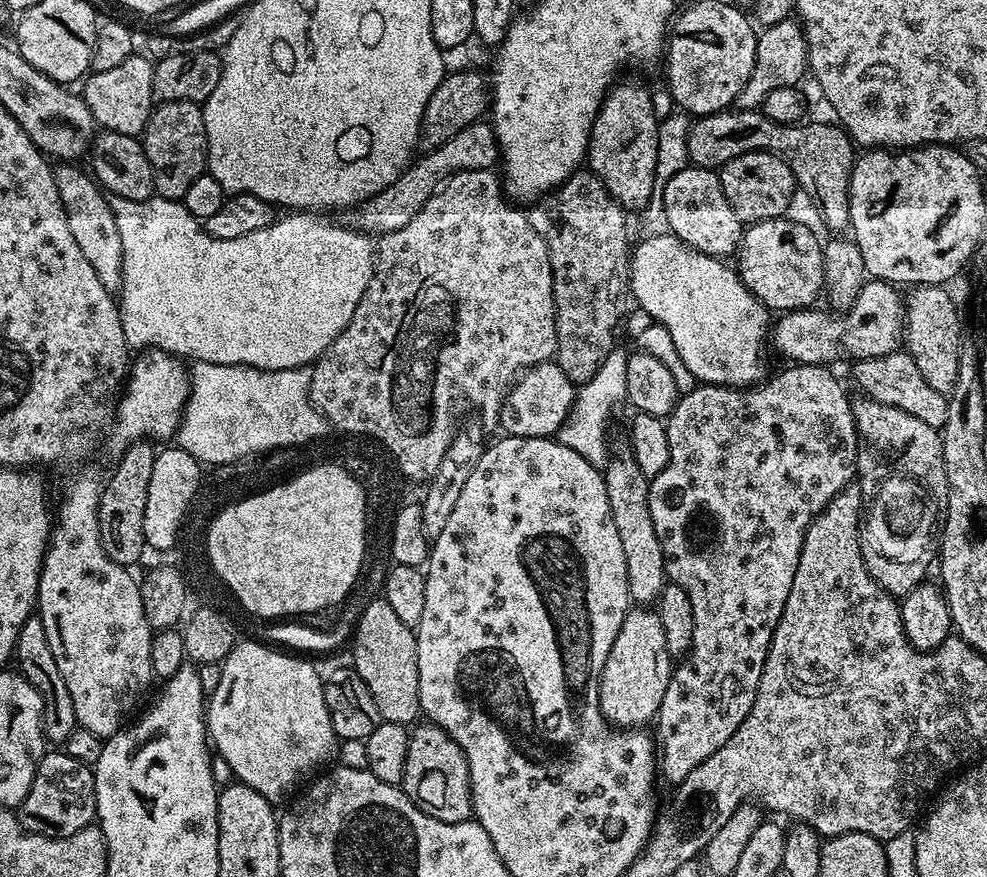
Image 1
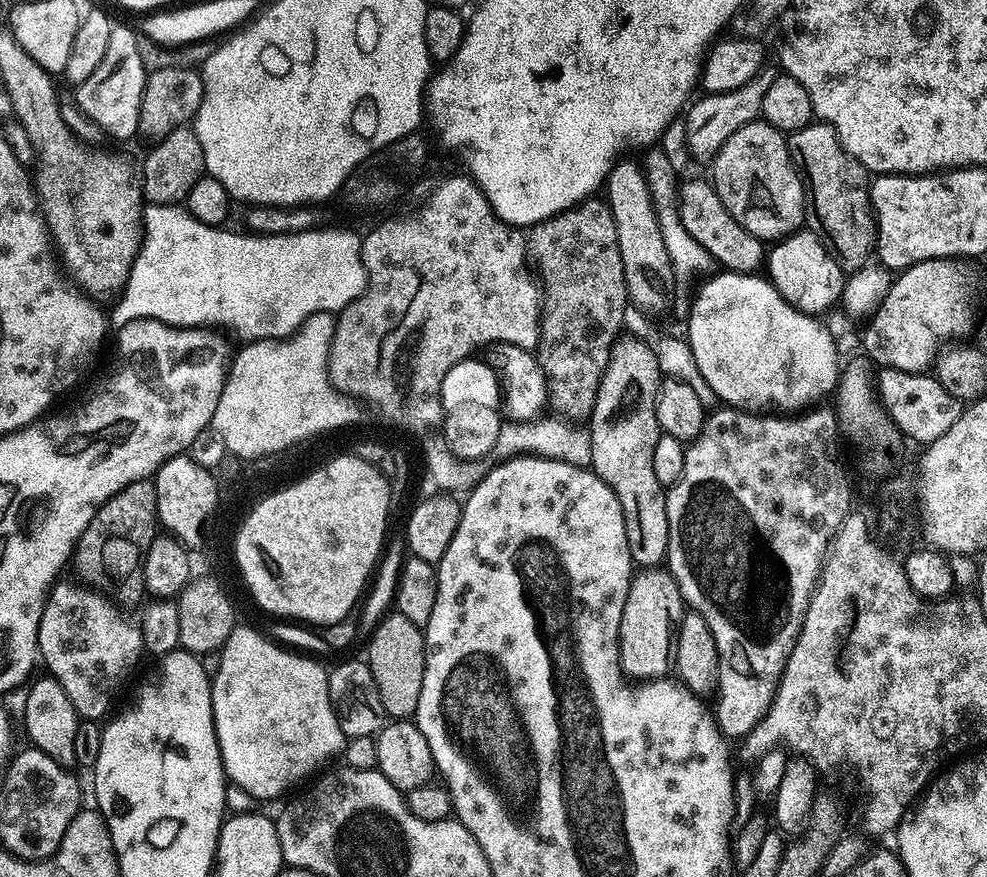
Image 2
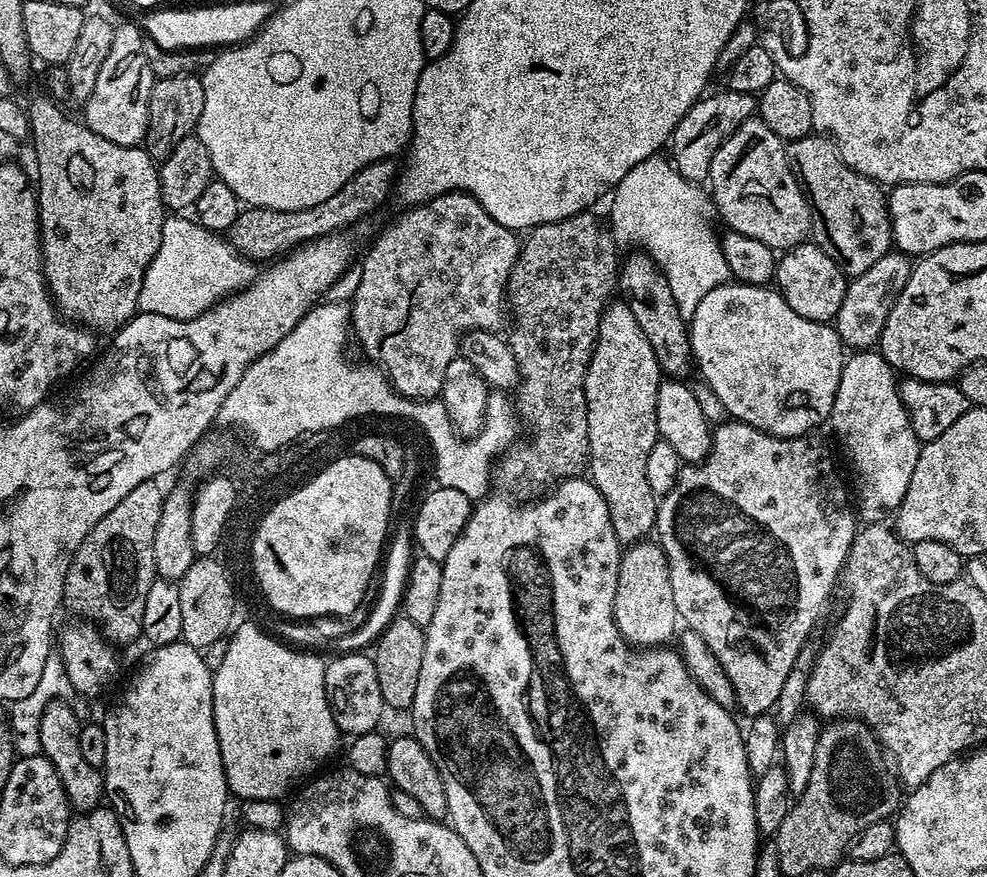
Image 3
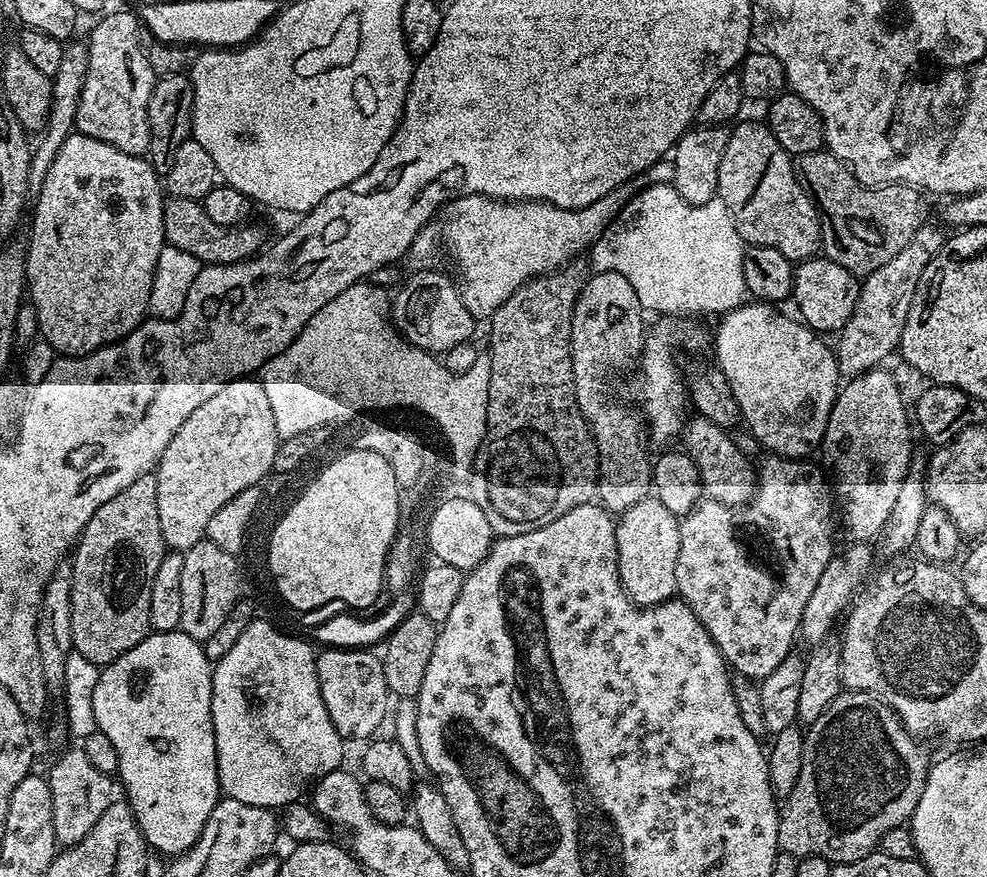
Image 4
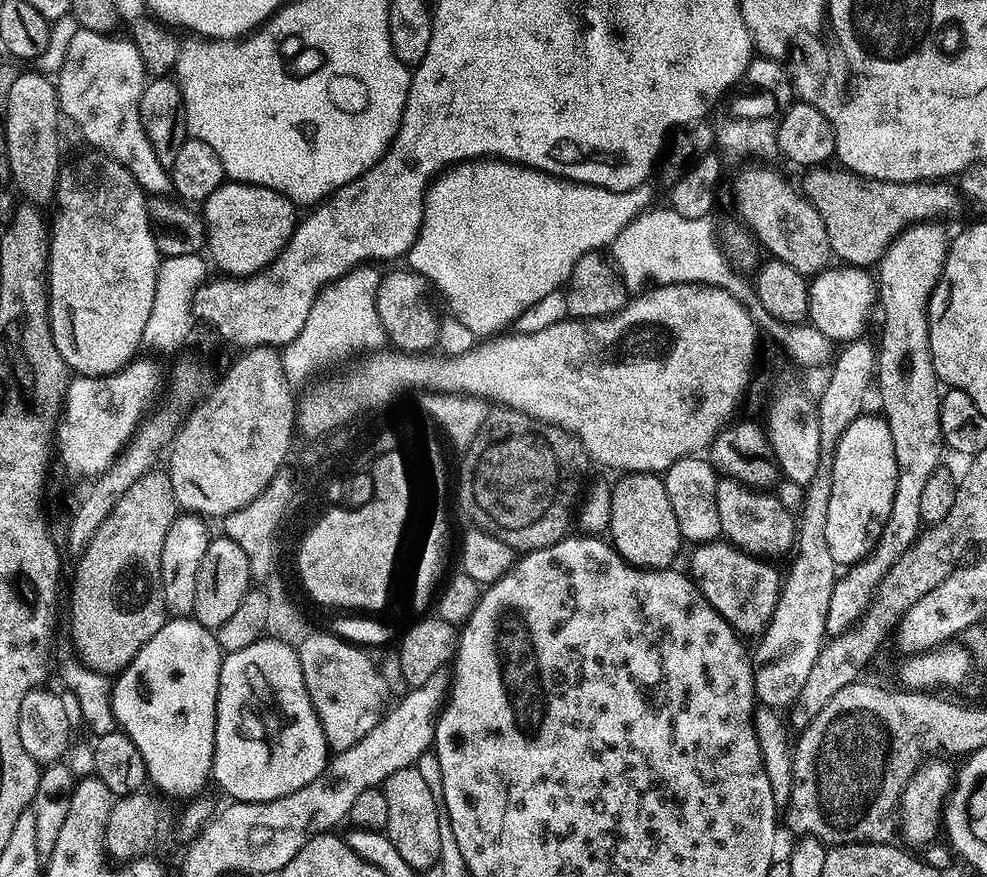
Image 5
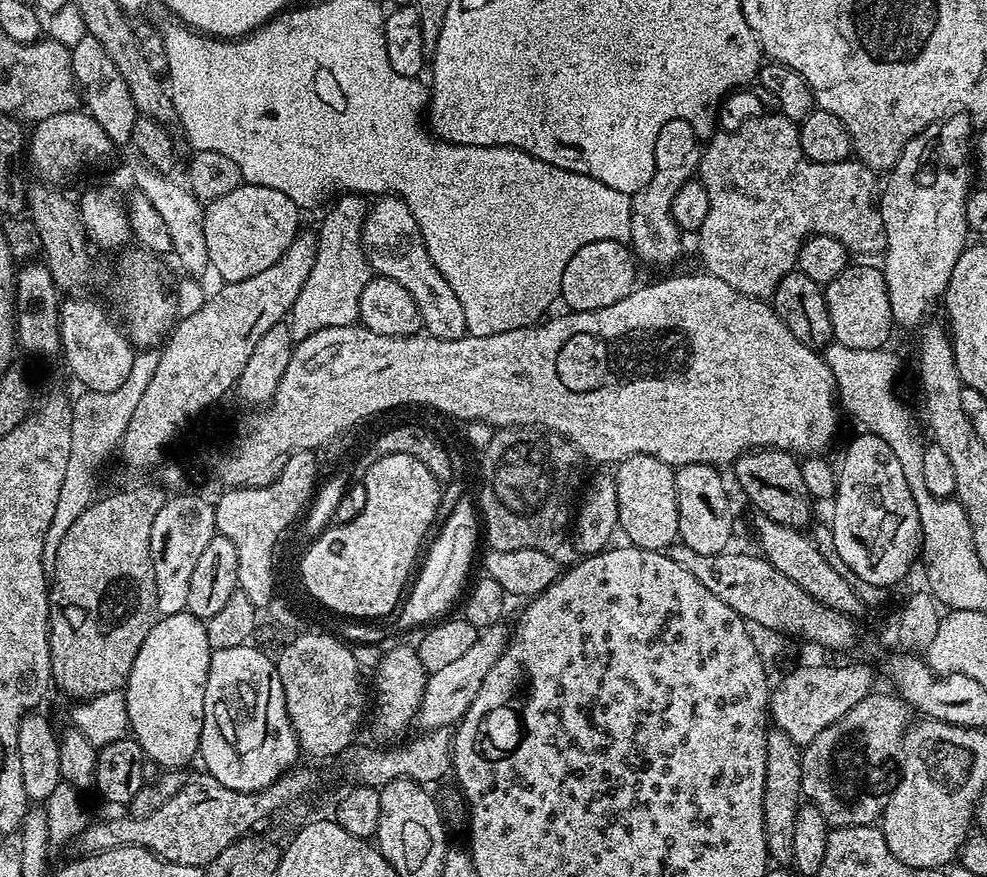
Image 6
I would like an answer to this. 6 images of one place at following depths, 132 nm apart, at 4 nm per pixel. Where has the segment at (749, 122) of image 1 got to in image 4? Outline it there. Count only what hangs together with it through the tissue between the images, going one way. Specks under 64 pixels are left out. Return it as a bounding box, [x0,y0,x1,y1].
[792,150,928,278]

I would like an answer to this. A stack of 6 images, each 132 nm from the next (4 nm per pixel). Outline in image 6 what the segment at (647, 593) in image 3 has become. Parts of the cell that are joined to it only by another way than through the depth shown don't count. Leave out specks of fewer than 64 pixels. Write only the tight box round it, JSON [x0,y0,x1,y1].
[615,454,678,552]

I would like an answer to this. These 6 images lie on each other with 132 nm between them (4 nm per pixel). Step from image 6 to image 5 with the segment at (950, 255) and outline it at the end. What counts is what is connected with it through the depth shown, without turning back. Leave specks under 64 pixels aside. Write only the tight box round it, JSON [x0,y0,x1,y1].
[826,222,950,638]

